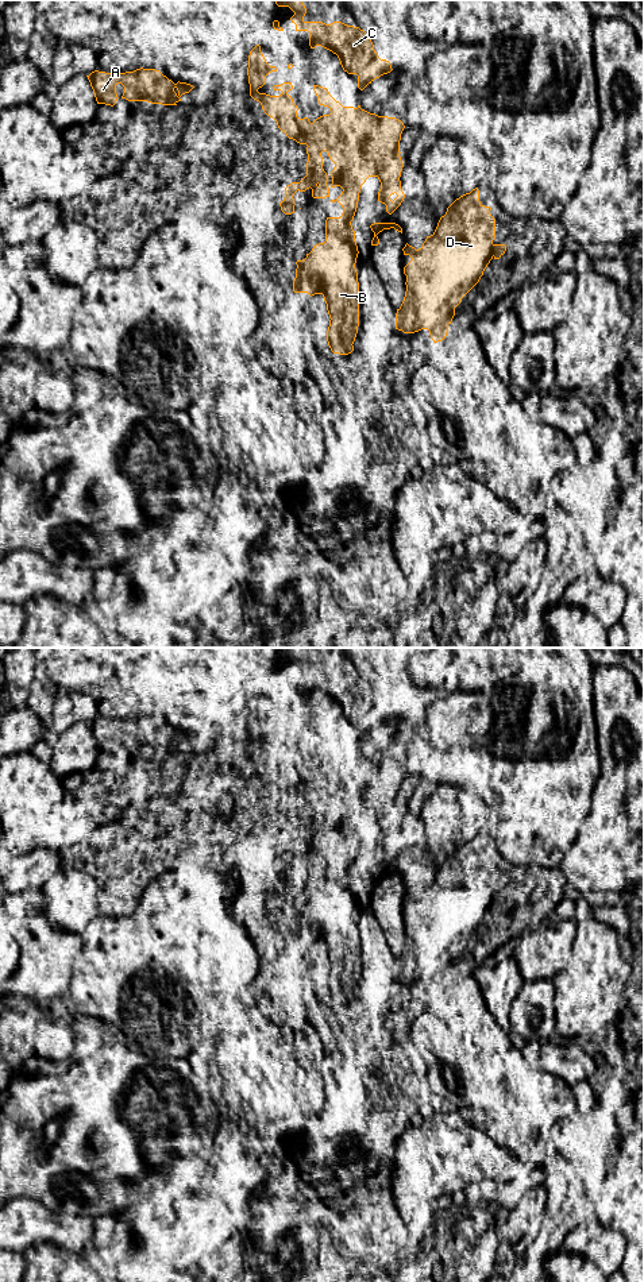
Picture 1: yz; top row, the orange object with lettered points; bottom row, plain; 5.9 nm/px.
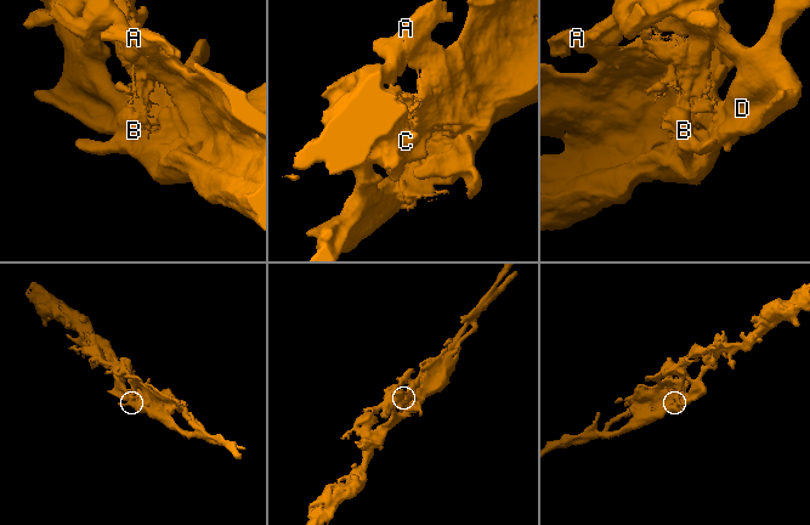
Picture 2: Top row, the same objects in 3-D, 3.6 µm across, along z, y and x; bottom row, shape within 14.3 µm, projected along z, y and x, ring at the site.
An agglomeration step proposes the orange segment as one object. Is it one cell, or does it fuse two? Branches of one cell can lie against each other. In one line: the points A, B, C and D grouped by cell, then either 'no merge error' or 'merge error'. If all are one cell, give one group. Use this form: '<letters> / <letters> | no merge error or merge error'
A C / B D | merge error

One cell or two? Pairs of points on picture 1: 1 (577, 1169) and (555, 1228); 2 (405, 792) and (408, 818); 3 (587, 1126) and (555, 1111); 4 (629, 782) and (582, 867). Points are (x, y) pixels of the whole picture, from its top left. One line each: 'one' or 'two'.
1: one
2: two
3: two
4: one

